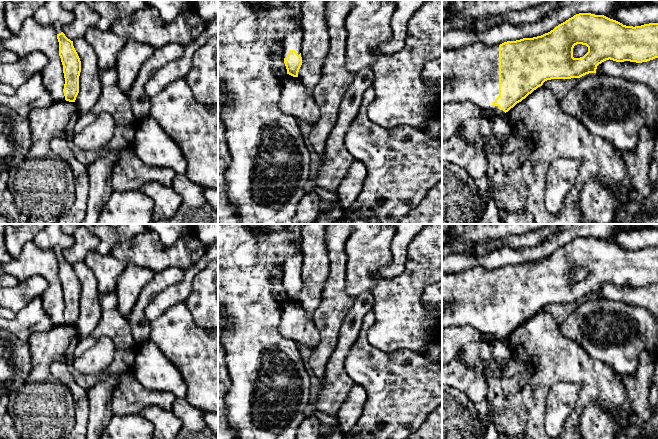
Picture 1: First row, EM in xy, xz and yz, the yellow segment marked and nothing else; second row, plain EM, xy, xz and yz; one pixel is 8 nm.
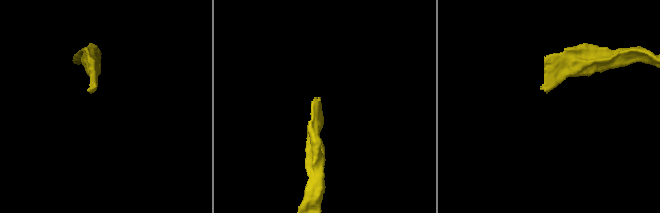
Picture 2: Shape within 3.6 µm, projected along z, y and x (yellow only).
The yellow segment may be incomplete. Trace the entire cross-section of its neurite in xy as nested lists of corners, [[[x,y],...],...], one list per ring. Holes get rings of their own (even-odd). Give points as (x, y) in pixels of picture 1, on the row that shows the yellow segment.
[[[53,24],[59,42],[59,56],[63,65],[65,78],[64,96],[65,100],[75,102],[79,93],[79,76],[81,72],[81,61],[73,46],[73,41],[63,33],[63,25]]]

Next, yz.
[[[579,13],[541,36],[507,41],[496,46],[486,46],[478,42],[455,50],[442,49],[442,106],[469,101],[481,109],[493,110],[497,116],[504,116],[547,80],[580,78],[596,73],[597,66],[609,59],[616,62],[642,63],[655,58],[658,58],[658,23],[633,27],[604,15]],[[577,44],[588,47],[588,52],[583,57],[573,57],[573,48]]]

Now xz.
[[[287,0],[289,7],[294,10],[296,28],[289,32],[284,38],[283,57],[287,69],[287,74],[298,77],[299,69],[302,65],[300,53],[302,29],[301,29],[301,4],[302,0]]]

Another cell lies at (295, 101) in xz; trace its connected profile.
[[[289,74],[278,78],[281,88],[280,110],[294,118],[304,120],[310,125],[321,116],[320,108],[313,96],[307,94],[305,86],[298,77]]]

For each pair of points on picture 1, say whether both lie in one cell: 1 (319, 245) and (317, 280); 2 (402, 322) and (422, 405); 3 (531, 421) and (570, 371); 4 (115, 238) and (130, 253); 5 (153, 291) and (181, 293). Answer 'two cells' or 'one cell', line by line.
1: one cell
2: two cells
3: one cell
4: two cells
5: two cells

